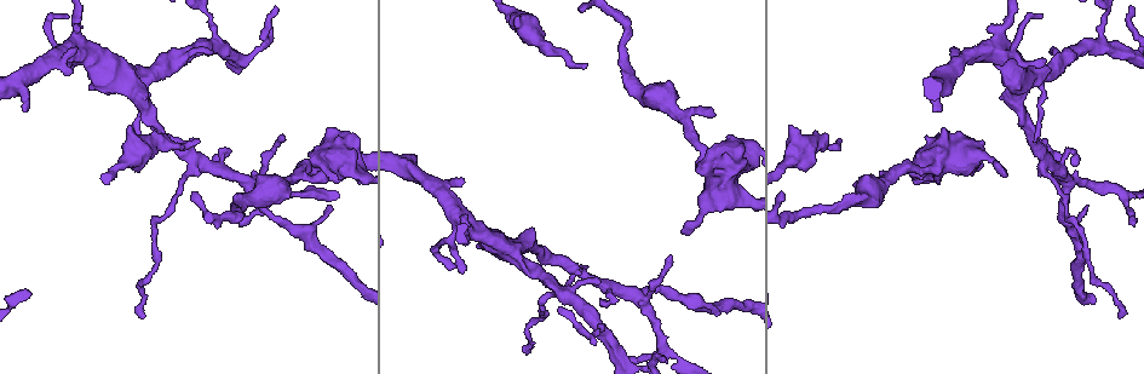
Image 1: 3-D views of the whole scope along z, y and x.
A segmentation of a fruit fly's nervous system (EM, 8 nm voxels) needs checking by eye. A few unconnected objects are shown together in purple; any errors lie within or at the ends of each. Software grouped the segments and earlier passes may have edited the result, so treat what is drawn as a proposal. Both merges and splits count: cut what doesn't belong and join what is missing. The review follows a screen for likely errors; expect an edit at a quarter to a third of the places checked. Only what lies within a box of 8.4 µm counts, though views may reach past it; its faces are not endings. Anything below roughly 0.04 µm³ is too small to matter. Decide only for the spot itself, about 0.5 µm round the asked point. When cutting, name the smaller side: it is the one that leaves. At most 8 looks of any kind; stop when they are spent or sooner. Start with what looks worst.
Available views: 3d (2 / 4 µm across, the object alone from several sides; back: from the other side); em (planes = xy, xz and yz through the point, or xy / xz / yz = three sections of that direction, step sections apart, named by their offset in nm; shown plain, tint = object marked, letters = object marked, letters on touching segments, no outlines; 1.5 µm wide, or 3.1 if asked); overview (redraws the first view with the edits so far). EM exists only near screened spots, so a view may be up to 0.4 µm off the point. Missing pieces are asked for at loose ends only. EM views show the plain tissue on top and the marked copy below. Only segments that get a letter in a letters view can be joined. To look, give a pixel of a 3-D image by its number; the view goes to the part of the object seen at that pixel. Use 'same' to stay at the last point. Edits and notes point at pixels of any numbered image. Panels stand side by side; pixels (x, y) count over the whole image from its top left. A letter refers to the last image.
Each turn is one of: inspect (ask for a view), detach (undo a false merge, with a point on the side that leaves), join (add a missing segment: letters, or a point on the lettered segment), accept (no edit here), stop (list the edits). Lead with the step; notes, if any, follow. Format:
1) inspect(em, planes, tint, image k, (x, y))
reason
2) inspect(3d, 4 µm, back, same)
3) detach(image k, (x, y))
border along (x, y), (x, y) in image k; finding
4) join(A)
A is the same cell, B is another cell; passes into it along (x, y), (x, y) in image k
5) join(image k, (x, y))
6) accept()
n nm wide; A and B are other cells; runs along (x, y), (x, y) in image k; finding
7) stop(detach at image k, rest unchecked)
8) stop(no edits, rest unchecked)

inspect(em, planes, letters, image 1, (247, 183))
branch point

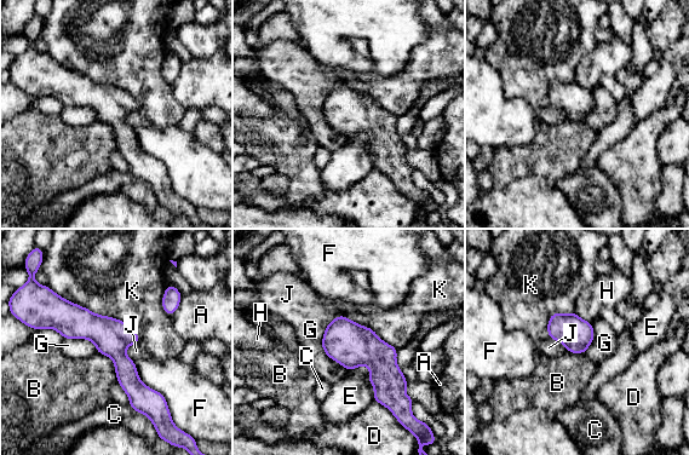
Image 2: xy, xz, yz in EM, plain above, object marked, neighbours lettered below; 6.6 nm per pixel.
accept()
190 nm wide; A, B, C, D, E, F, G, H, J and K are other cells; all the same cell

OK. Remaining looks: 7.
inspect(em, xz, step 8, letters, image 1, (934, 111))
an open end

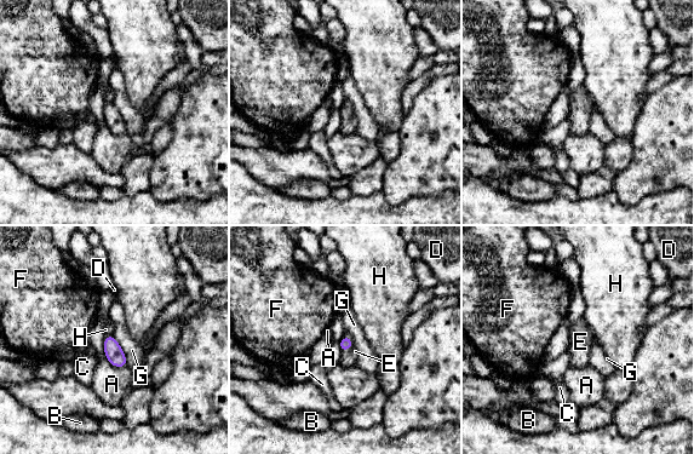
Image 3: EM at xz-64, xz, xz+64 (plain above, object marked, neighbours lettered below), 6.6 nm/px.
inspect(em, yz, step 8, letters, same)

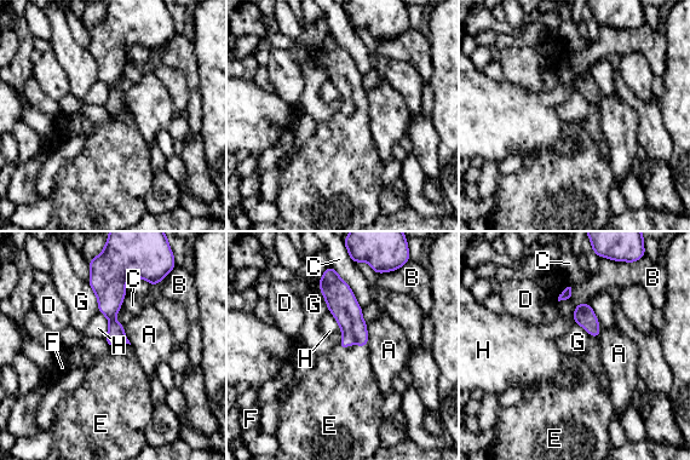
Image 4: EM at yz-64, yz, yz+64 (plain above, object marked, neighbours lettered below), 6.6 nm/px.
join(E)
E is the same cell, A, B, C, D, F, G and H are other cells; passes into it along (344, 306), (352, 343), (343, 379) in image 4; the cell continues

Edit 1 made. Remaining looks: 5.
inspect(overview)
redraw

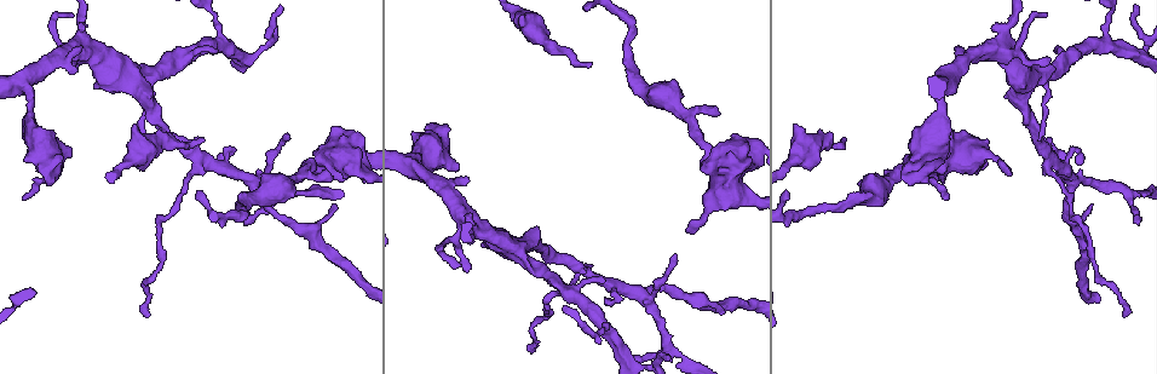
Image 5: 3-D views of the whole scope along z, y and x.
inspect(3d, 2 µm, image 5, (215, 49))
branch stops here

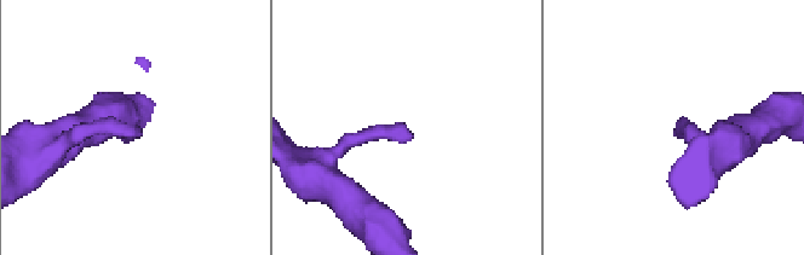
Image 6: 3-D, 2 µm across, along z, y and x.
inspect(em, planes, letters, image 6, (408, 137))
shape alone is not enough

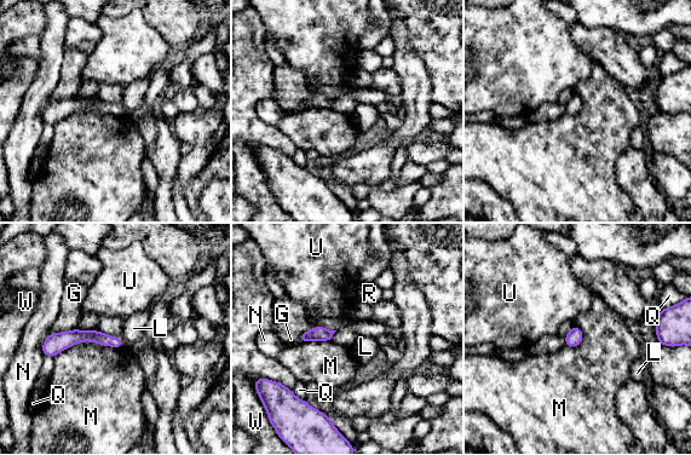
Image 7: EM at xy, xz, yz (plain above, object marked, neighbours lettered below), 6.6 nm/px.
accept()
G, L, M, N, Q, R, U and W are other cells; no lettered segment goes on from it

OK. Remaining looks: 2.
stop(join at image 4, rest unchecked)

